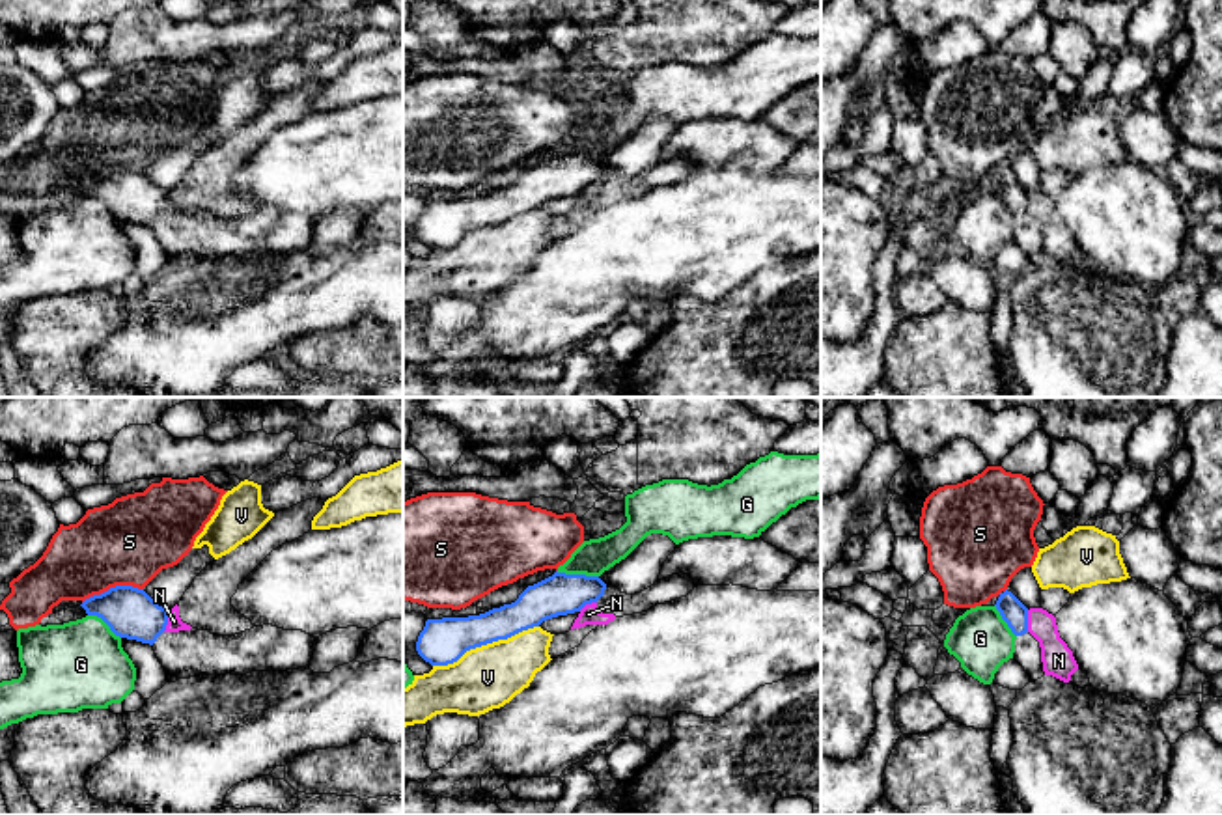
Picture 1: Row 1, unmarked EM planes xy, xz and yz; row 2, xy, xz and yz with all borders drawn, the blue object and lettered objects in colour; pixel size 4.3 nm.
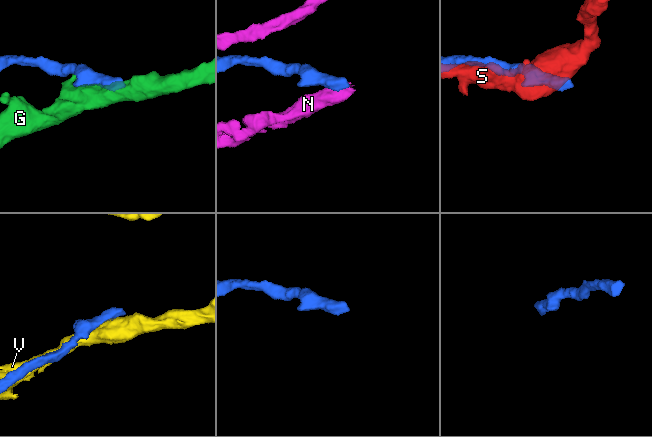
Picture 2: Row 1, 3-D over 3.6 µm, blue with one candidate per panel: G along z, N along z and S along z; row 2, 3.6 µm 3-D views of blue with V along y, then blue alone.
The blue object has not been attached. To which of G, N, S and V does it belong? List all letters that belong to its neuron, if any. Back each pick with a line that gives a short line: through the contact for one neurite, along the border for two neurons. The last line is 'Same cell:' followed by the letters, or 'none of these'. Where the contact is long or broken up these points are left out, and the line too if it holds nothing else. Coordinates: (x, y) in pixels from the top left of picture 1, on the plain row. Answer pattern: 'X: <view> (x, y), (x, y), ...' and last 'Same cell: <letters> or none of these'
Same cell: none of these

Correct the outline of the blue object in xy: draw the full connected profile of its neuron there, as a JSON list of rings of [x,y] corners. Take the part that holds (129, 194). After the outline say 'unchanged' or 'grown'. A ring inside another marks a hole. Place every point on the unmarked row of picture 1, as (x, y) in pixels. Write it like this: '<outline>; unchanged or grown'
[[[132,168],[110,170],[80,188],[101,200],[116,218],[149,226],[166,256],[177,261],[299,252],[313,237],[313,218],[272,207],[235,218],[198,211],[168,214],[168,192]]]; grown

